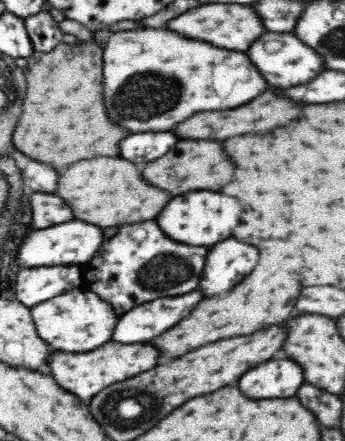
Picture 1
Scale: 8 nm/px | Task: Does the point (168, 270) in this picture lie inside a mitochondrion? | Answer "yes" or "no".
yes

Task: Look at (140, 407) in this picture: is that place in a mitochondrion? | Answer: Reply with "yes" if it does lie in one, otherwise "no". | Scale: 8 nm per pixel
yes

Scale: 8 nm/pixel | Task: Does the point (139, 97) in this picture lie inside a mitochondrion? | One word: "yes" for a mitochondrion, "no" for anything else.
yes

